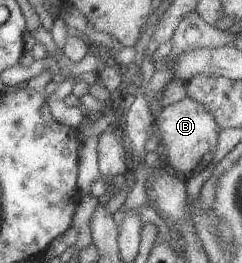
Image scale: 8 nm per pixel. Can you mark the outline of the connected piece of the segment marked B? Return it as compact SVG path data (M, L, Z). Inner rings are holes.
M188 95L160 108L156 114L156 125L159 128L159 142L165 148L166 168L184 180L196 172L202 156L214 150L221 131L206 107Z

